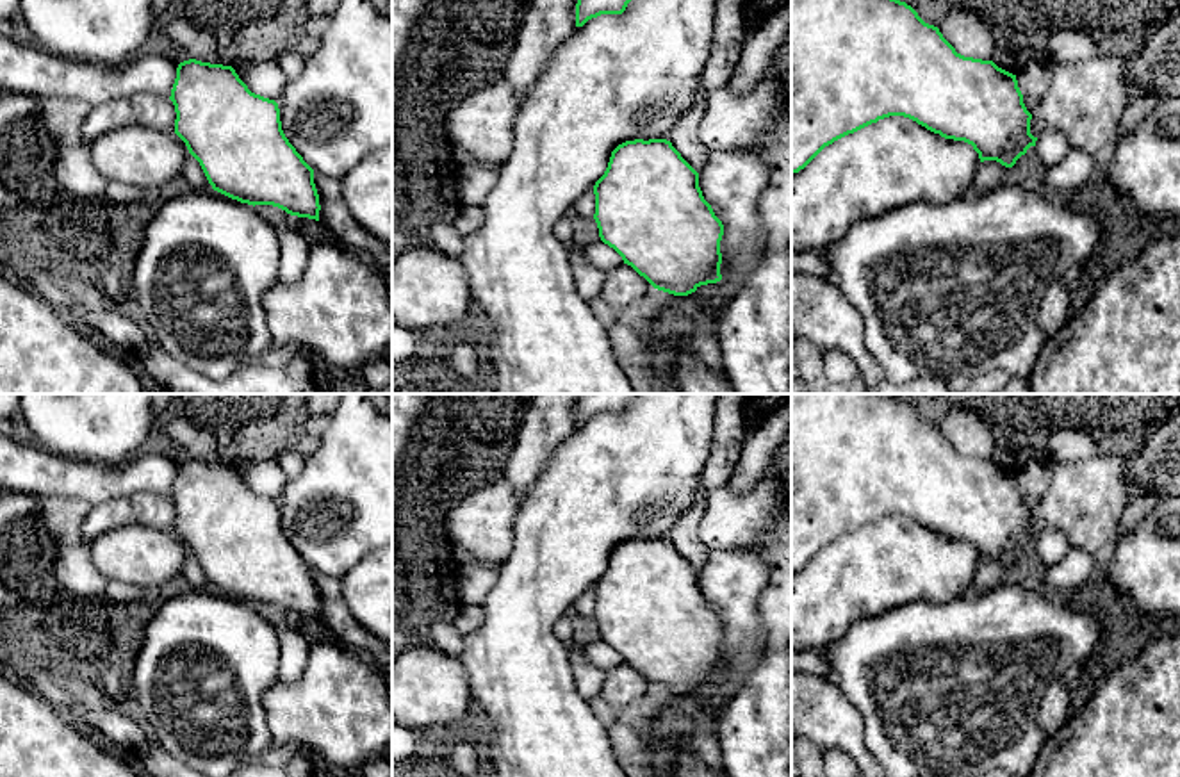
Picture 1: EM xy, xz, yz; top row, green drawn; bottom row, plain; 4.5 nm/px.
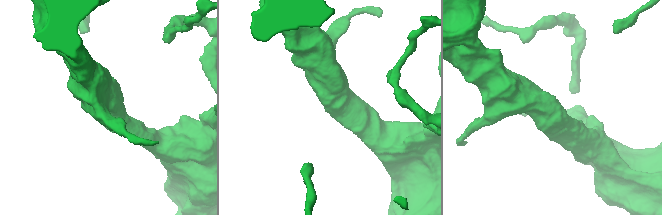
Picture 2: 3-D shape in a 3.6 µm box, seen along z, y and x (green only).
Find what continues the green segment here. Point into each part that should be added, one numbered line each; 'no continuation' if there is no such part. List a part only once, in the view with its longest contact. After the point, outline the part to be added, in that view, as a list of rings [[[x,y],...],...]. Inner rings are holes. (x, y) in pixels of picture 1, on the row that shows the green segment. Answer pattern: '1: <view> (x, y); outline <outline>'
no continuation

